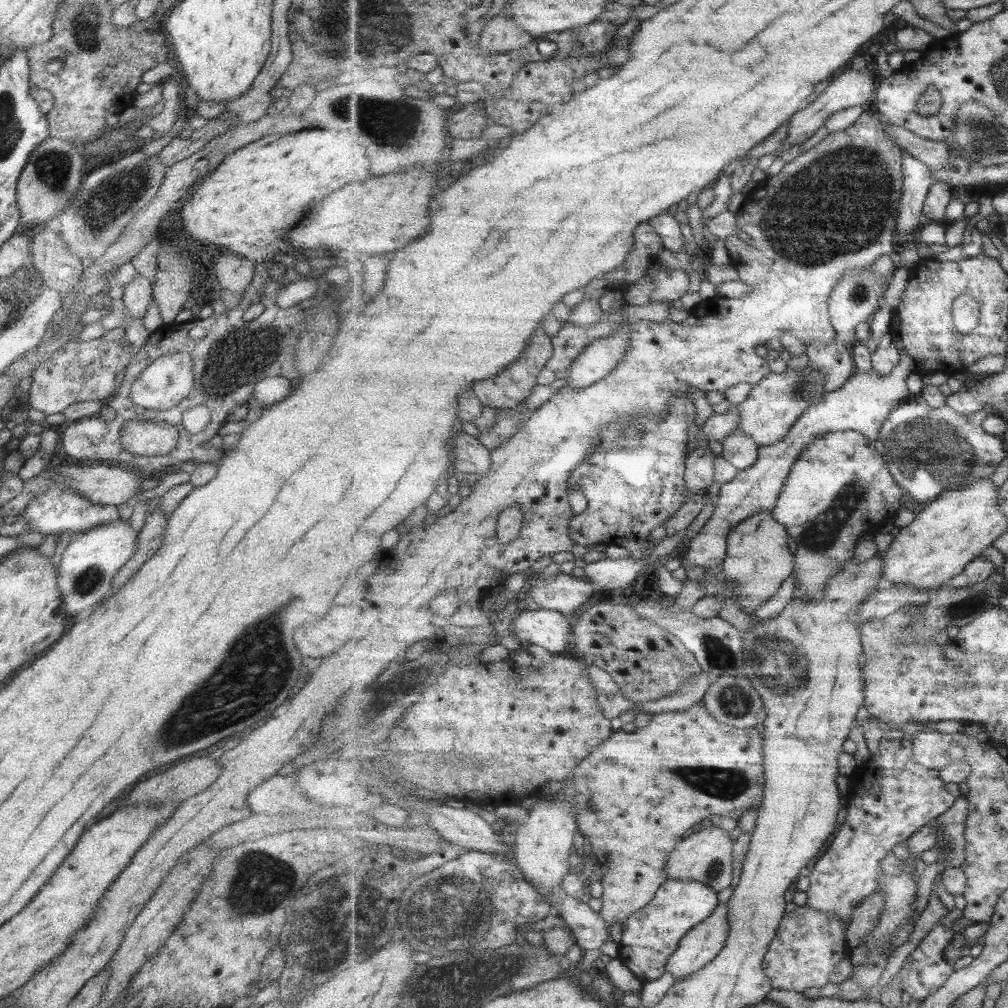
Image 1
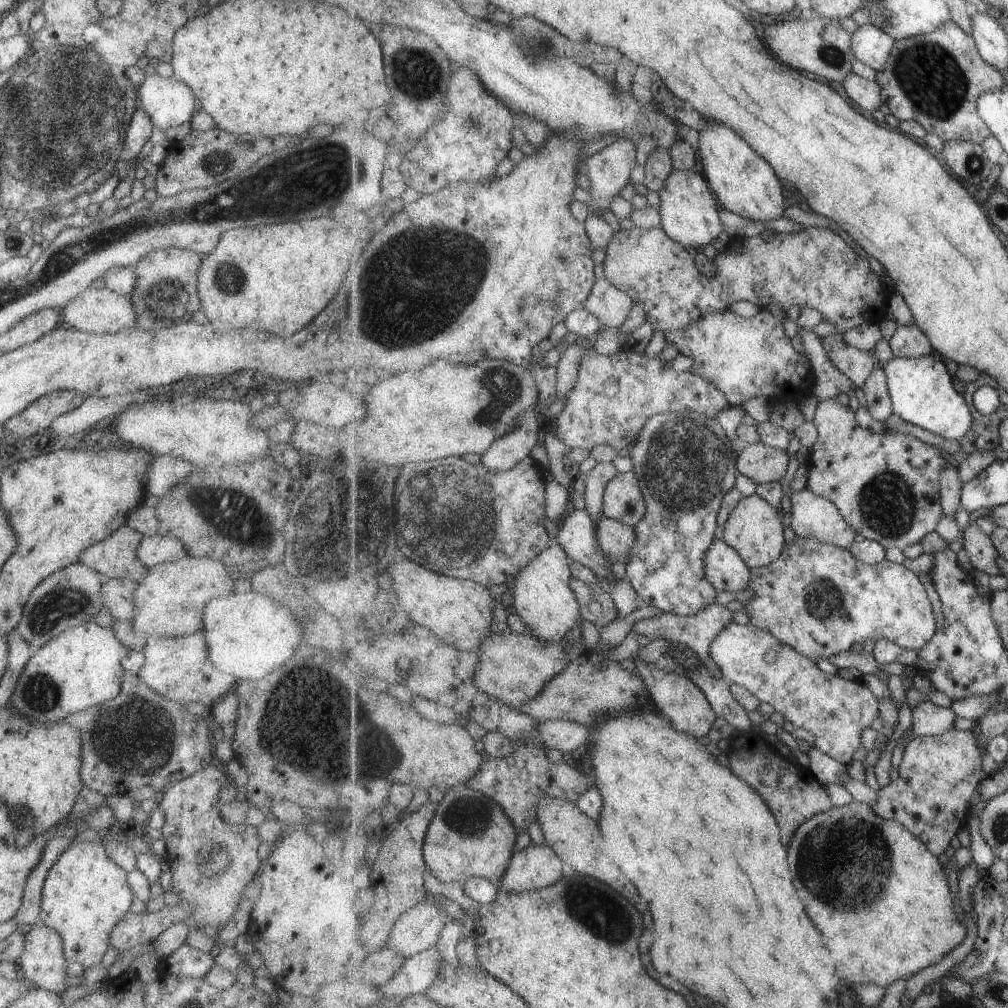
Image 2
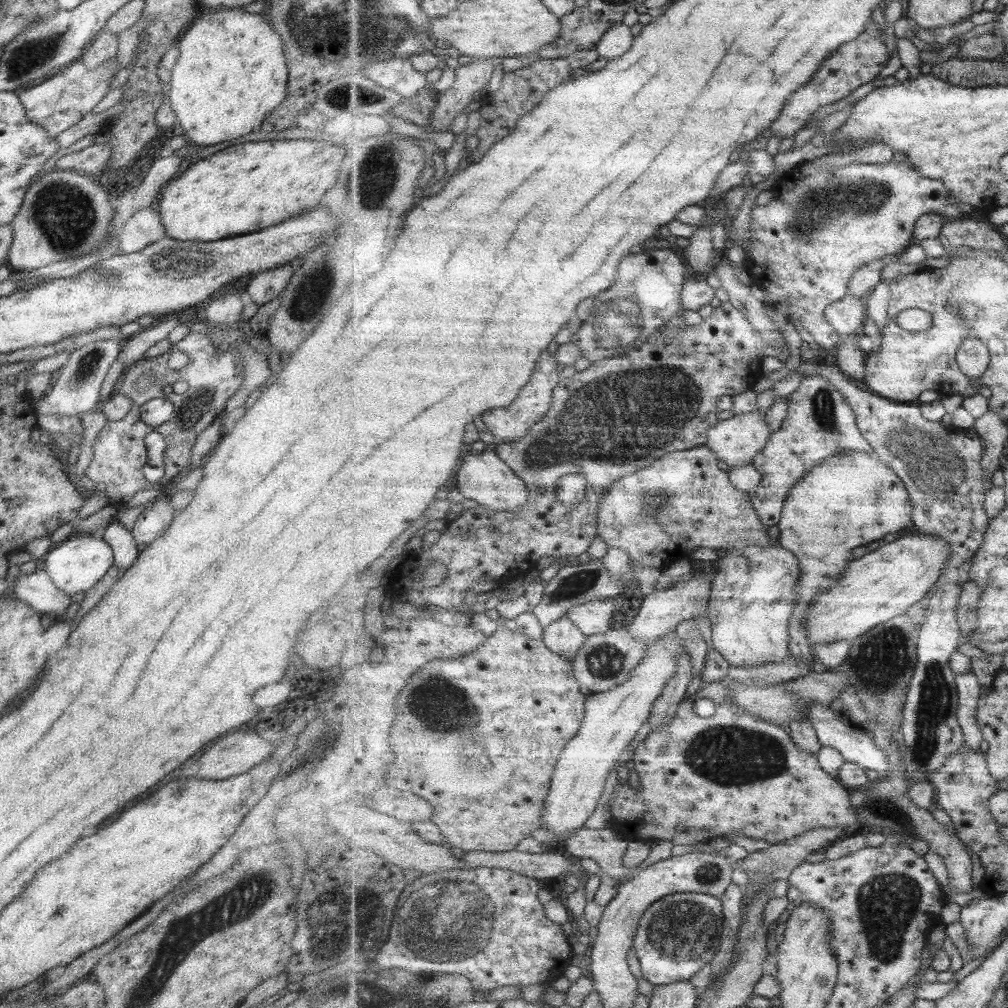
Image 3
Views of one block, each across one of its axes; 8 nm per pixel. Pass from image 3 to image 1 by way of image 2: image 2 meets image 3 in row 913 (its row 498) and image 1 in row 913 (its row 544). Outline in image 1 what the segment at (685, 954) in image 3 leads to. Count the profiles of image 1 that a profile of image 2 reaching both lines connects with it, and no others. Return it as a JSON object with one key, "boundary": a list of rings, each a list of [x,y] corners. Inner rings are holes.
{"boundary":[[[669,879],[657,897],[625,922],[620,949],[625,963],[646,983],[662,978],[669,971],[669,960],[678,952],[691,928],[702,924],[720,906],[719,892],[696,879]]]}

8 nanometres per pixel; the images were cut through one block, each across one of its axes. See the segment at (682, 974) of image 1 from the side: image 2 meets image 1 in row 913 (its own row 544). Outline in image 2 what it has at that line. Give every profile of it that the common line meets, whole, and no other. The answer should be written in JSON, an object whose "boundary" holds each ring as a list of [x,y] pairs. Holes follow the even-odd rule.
{"boundary":[[[716,540],[706,556],[708,580],[722,592],[741,597],[747,594],[753,580],[753,568],[746,564],[739,550],[728,541]]]}

